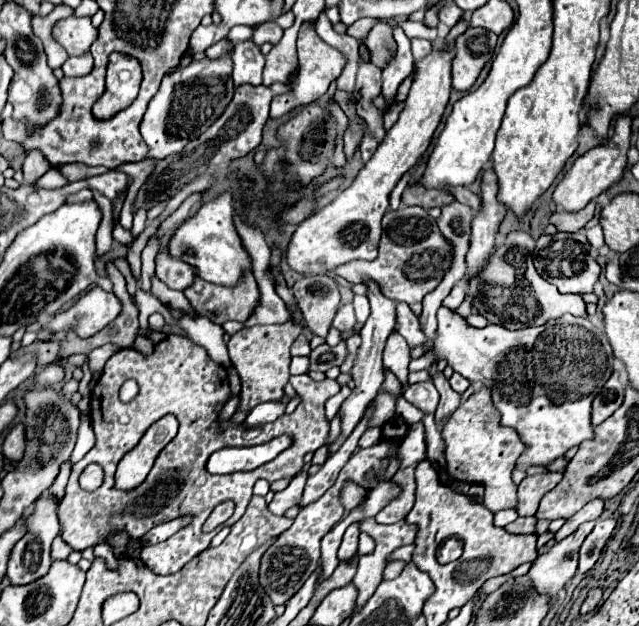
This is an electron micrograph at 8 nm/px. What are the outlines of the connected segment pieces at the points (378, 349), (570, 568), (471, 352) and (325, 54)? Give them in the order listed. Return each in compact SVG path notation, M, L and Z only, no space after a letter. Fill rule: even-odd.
M364 279L364 285L368 287L366 297L368 297L368 301L370 301L372 313L370 313L366 325L364 325L362 331L360 331L362 343L360 343L360 347L358 347L356 359L354 359L354 367L352 367L352 371L350 371L350 373L352 373L352 379L354 379L354 383L356 383L356 387L352 389L350 397L342 403L340 413L338 413L340 419L342 419L342 433L340 433L340 437L328 447L328 455L336 453L336 451L342 447L342 443L346 441L346 437L350 437L350 433L354 431L354 427L358 425L358 421L364 417L364 411L368 409L370 401L378 395L378 391L380 391L380 387L382 387L382 381L384 381L384 367L382 367L384 343L386 343L388 335L392 333L392 329L394 329L394 325L396 325L396 303L390 301L390 299L386 299L386 297L380 293L380 289L378 289L378 285L376 285L374 281Z
M594 521L582 523L572 535L568 535L560 543L554 543L554 547L546 555L540 555L534 561L528 577L532 579L532 585L534 589L538 589L538 593L550 593L552 601L556 599L556 593L566 585L568 579L574 577L578 567L578 549L592 529Z
M446 307L438 309L438 337L434 341L434 349L420 359L412 359L408 369L430 369L430 365L438 359L446 359L448 365L468 381L482 383L492 389L492 401L502 413L502 425L514 427L524 443L524 451L518 457L518 467L522 469L530 465L548 465L556 457L562 457L570 447L580 445L594 435L590 423L592 399L612 375L614 361L608 337L586 317L562 315L542 327L526 327L518 331L510 331L502 325L486 325L484 329L476 329L466 325L466 319Z
M306 23L302 25L300 33L298 33L298 59L300 59L300 69L298 69L298 77L296 77L296 83L290 85L290 93L282 93L282 95L276 95L272 99L272 105L270 105L270 117L272 119L278 119L286 113L290 113L294 107L302 107L302 105L308 105L312 101L316 101L318 97L322 97L330 83L338 79L338 75L342 73L344 65L346 65L346 57L344 53L340 53L338 49L330 47L328 43L324 43L316 31L314 31L314 25Z

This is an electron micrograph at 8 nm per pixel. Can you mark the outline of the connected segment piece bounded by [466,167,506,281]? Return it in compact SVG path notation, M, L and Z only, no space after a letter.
M486 169L480 183L480 211L472 219L472 239L470 239L470 251L466 255L468 263L468 275L466 281L486 265L490 251L494 247L494 235L498 231L500 221L506 215L506 207L496 197L498 193L498 179L494 177L494 169Z

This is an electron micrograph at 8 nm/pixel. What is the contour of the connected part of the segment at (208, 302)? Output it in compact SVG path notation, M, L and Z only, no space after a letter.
M246 273L234 287L206 283L196 277L184 295L200 317L208 317L218 325L230 319L244 323L258 303L258 285L252 273Z

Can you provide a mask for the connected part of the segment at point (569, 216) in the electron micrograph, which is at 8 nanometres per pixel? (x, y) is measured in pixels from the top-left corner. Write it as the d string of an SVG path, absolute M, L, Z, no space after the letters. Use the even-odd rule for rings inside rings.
M590 201L584 209L574 211L574 213L566 213L566 211L556 211L554 215L550 215L550 225L554 225L558 231L580 231L592 217L594 217L594 205L596 201Z

